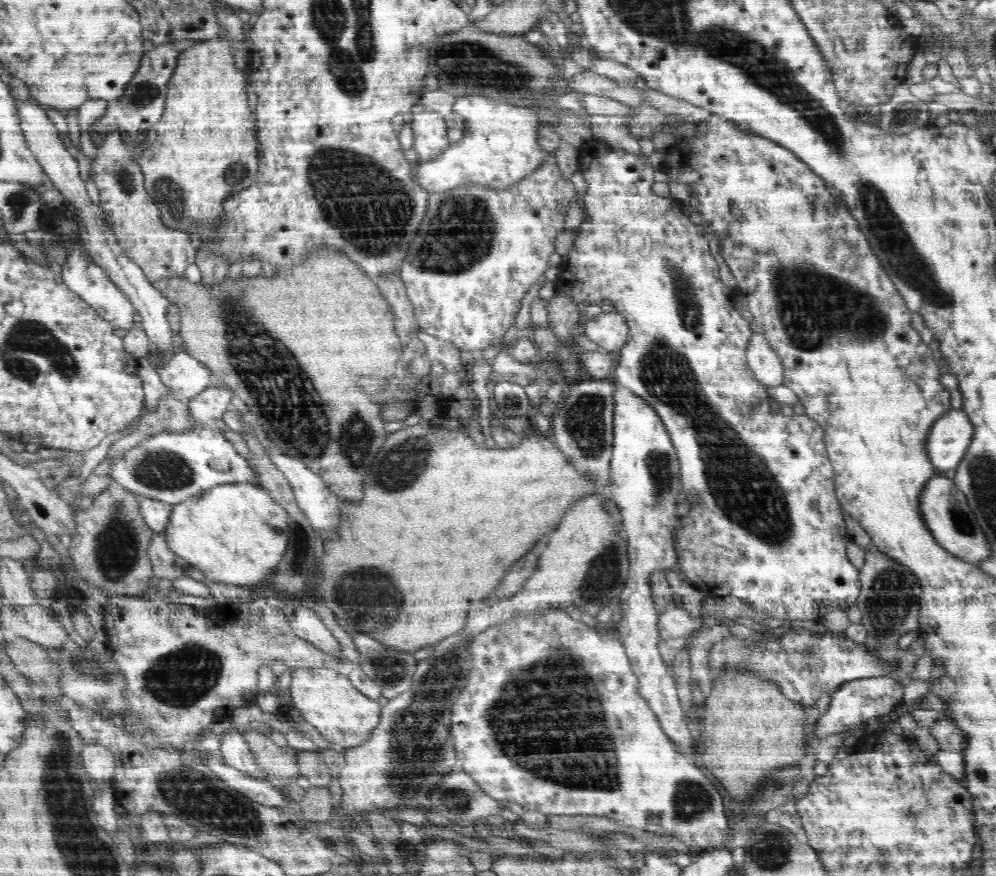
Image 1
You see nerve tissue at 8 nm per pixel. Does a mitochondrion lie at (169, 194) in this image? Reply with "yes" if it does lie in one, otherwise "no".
yes

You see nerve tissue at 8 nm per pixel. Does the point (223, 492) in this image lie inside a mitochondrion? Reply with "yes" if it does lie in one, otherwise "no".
no

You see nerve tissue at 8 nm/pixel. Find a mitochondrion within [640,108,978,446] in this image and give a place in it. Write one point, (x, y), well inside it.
(814, 308)

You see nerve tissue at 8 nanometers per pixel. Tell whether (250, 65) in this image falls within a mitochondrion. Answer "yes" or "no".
no

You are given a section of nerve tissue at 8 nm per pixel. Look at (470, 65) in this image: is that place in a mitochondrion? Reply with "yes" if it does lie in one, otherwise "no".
yes

